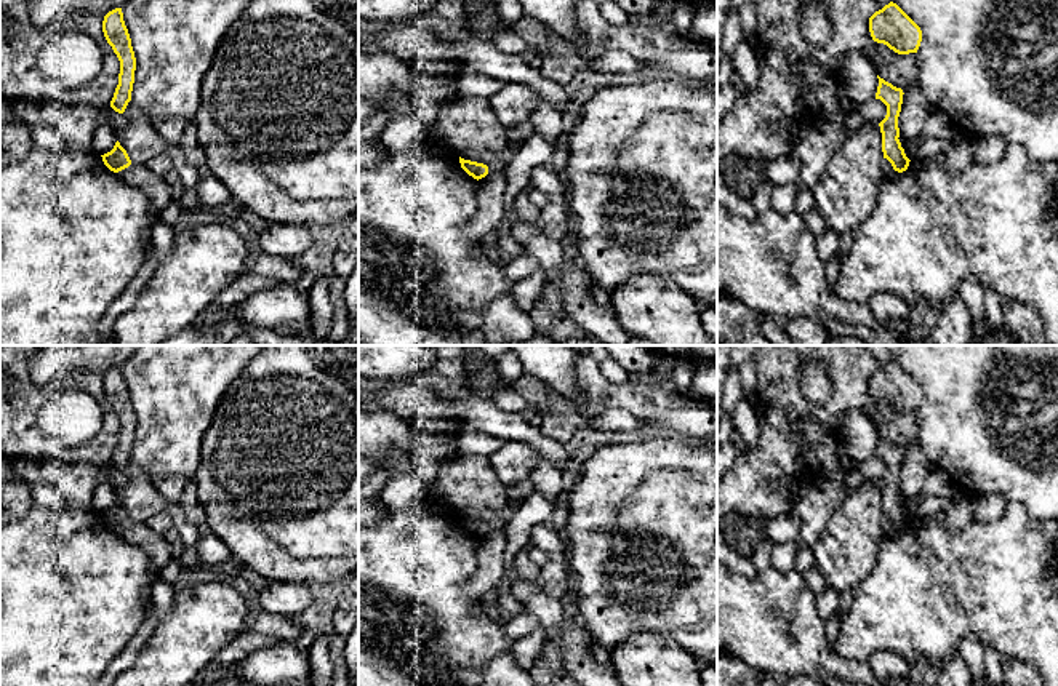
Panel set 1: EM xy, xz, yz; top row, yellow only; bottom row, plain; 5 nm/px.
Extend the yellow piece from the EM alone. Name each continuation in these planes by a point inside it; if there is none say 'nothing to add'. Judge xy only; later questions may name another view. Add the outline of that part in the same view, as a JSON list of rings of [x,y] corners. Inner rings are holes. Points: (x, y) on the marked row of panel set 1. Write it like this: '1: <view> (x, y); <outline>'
1: xy (140, 176); [[[131,163],[128,168],[117,173],[126,184],[141,189],[152,198],[152,209],[158,214],[168,206],[173,187],[162,176],[155,176],[147,165]]]

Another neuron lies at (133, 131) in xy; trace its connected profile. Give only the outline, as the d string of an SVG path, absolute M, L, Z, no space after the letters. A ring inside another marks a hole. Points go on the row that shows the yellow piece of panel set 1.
M130 101L125 112L115 112L106 106L107 123L114 128L117 141L126 150L131 163L147 165L154 157L165 154L173 162L173 170L179 176L179 184L194 189L200 179L197 160L187 157L176 142L168 142L158 136L146 115Z

